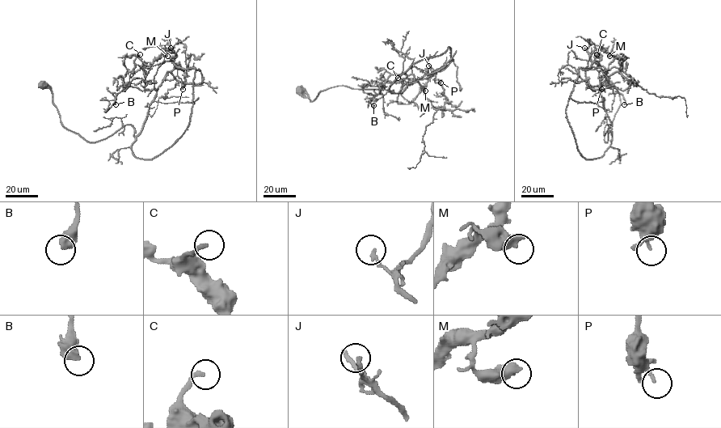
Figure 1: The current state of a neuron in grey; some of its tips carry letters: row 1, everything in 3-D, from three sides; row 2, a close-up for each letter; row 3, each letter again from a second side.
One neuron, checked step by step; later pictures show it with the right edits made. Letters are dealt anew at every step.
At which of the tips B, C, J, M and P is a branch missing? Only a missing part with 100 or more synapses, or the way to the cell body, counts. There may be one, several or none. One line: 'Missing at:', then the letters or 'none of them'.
Missing at: none of them

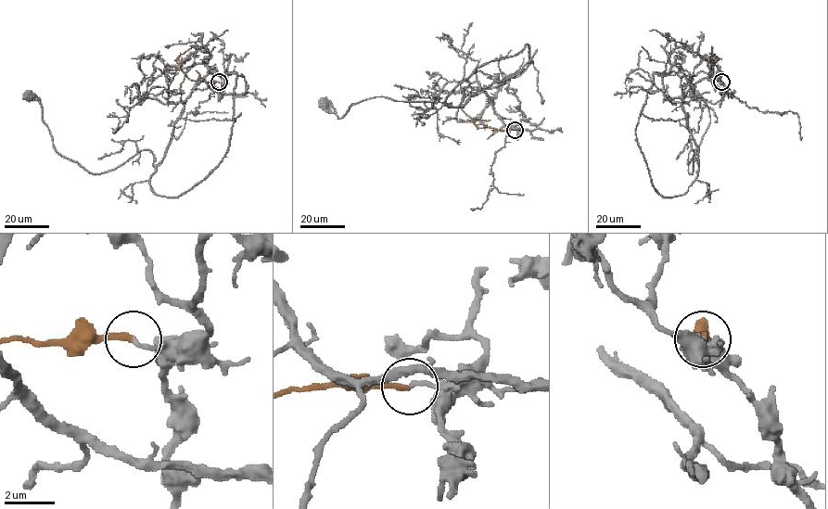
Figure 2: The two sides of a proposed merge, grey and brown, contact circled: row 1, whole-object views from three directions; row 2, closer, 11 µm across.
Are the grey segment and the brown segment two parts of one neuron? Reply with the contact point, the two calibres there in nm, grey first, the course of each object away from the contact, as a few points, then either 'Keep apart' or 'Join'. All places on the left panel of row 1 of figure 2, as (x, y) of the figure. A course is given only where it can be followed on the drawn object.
Place: (219, 82). Thickness 170 nm (grey) against 220 nm. Course of grey: (219, 82), (226, 58), (229, 146), (173, 197), (148, 150), (99, 173), (62, 157), (27, 95). Course of brown: (219, 82), (191, 80), (183, 70), (177, 58), (194, 45). Keep apart

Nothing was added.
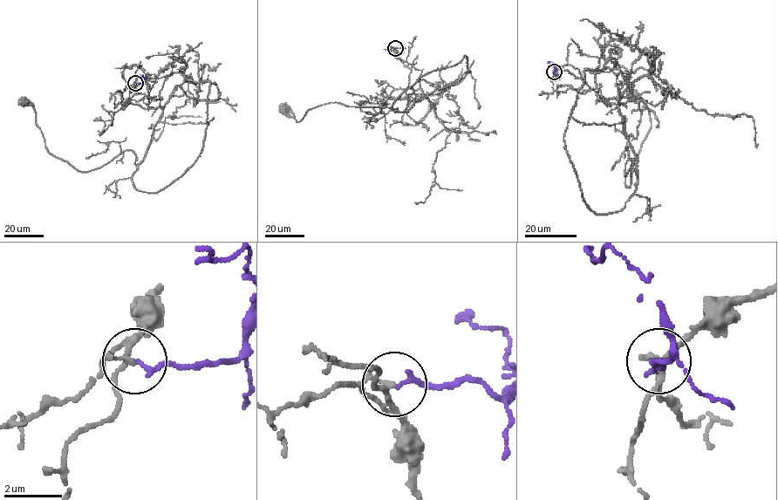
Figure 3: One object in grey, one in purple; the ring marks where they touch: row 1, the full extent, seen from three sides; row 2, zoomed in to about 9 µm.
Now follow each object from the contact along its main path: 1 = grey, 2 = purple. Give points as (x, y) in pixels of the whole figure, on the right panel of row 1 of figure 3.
1: (555, 71), (576, 68), (618, 108), (636, 156), (627, 187), (651, 127), (633, 95)
2: (555, 71), (556, 67), (548, 61)

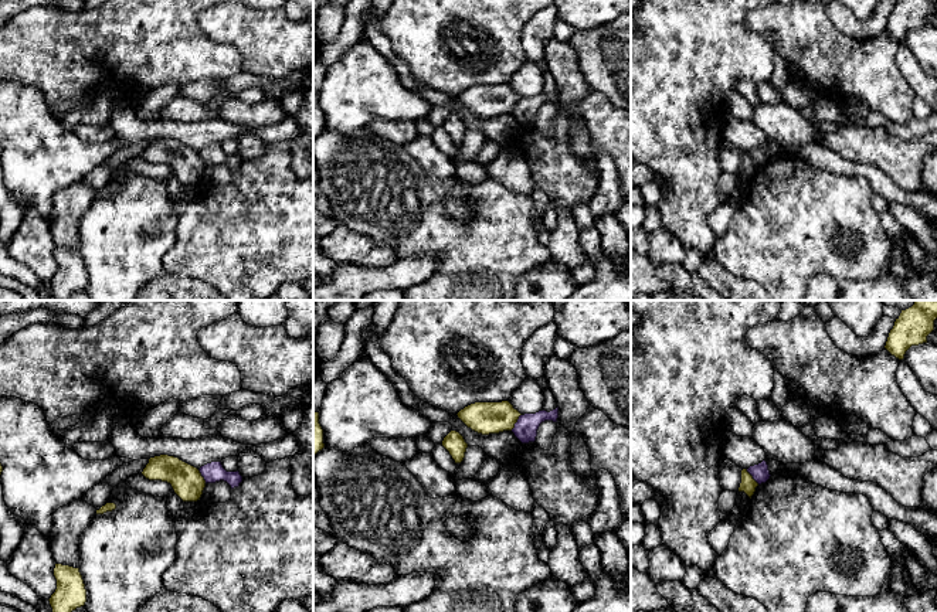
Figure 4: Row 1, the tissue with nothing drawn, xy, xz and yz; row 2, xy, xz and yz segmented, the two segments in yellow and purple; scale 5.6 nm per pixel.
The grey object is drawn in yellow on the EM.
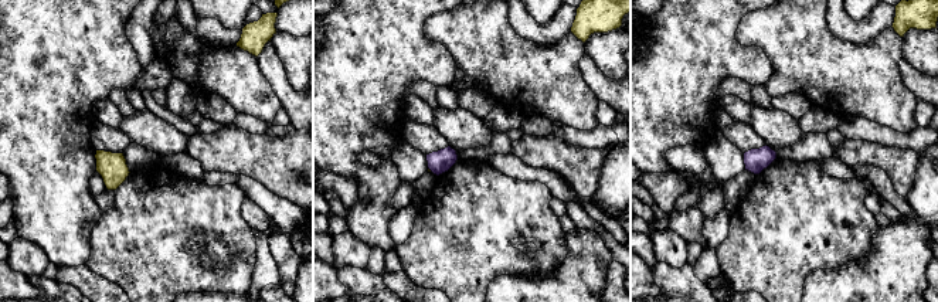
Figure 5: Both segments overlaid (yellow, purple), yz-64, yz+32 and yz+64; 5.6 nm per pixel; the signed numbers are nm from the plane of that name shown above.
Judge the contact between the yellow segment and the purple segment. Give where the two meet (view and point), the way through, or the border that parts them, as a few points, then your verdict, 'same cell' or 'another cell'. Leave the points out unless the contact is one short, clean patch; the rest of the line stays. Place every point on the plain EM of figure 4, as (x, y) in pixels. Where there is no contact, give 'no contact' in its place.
meets yellow in xz at (516, 104); border along xz (520, 97), (511, 112); another cell

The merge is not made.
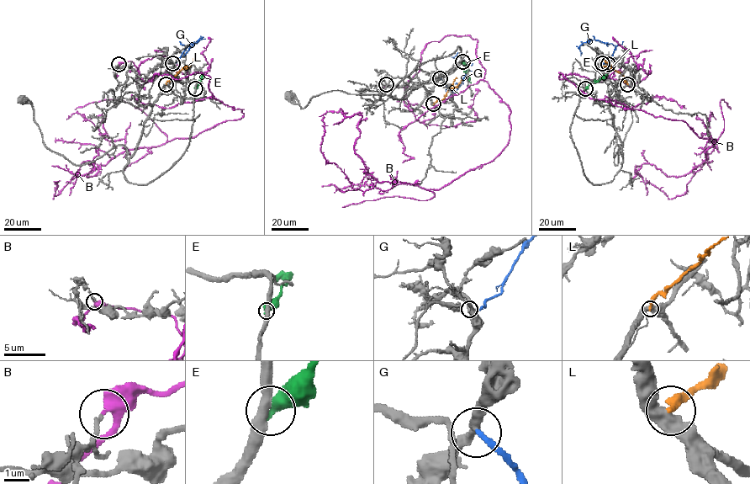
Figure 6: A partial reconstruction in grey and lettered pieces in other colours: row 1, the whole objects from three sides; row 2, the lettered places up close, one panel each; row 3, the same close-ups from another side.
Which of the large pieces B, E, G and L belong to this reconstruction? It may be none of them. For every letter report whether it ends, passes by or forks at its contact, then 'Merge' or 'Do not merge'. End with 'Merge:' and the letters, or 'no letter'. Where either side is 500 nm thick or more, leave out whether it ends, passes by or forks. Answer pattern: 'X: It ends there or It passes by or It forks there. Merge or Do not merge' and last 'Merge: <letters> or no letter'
B: It forks there. Do not merge
E: Do not merge
G: It ends there. Do not merge
L: Do not merge
Merge: no letter

